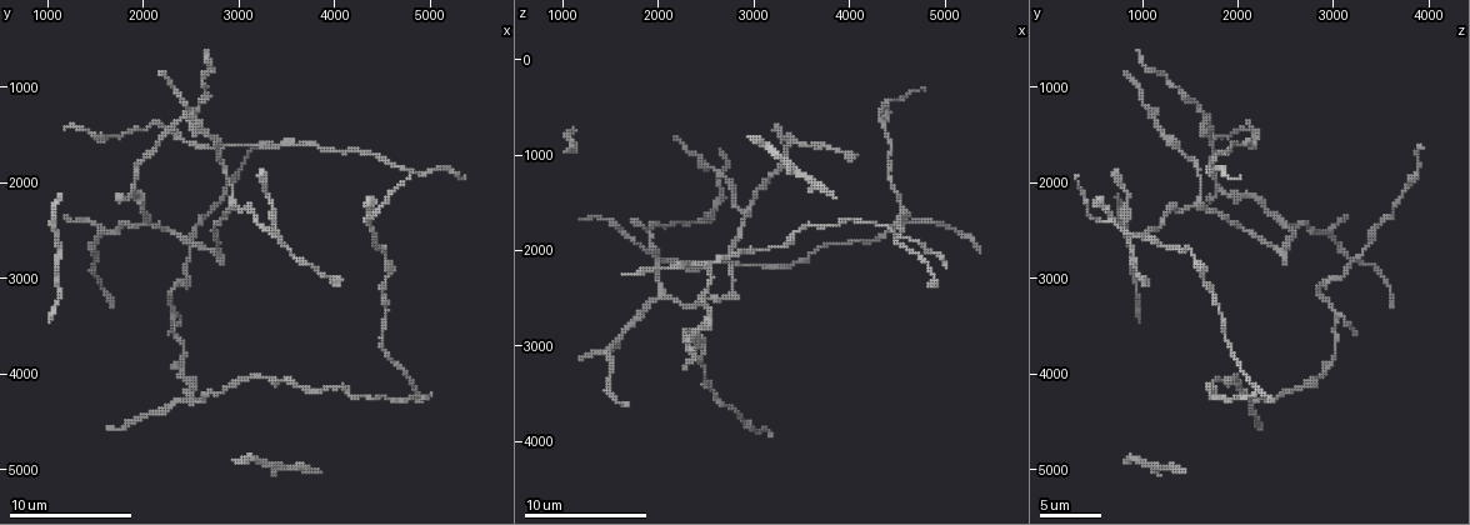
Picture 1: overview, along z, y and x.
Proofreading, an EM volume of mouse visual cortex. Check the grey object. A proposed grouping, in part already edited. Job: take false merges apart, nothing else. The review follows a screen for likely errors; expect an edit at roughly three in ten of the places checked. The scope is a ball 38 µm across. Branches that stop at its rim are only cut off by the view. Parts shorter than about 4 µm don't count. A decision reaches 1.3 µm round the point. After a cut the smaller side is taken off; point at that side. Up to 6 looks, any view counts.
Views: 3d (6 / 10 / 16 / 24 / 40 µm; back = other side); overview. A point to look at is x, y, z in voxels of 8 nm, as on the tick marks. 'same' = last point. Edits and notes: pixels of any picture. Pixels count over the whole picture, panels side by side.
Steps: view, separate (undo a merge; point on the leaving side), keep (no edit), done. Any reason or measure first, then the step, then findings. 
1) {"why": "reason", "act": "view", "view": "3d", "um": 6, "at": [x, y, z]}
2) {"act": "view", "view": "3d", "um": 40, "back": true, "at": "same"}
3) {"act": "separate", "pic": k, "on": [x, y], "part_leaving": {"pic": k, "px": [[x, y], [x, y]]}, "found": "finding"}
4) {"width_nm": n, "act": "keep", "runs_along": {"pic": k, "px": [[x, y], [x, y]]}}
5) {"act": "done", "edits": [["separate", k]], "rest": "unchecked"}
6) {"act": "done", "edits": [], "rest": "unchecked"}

{"why": "three arms meet", "act": "view", "view": "3d", "um": 16, "at": [4320, 2400, 620]}

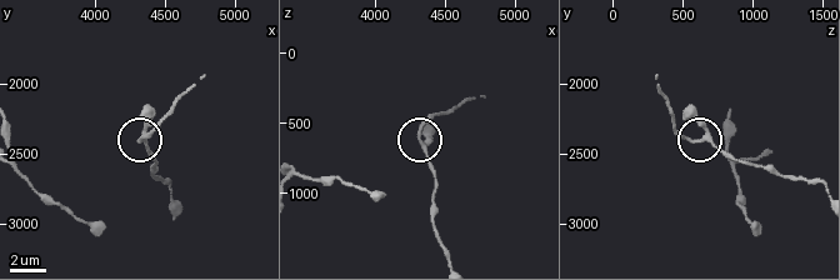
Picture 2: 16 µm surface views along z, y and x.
{"width_nm": 160, "act": "keep", "found": "all the same cell"}

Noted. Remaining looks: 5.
{"act": "view", "view": "3d", "um": 16, "at": [3440, 2580, 820]}

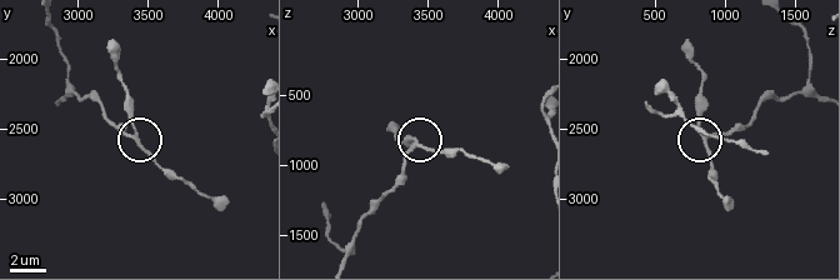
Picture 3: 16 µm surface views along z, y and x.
{"side_arm_um": 6, "act": "keep", "runs_along": {"pic": 3, "px": [[819, 100], [775, 98], [743, 126], [703, 136], [699, 99]]}, "found": "continuous, no second cell"}

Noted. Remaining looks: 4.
{"why": "two arms in line, one across", "act": "view", "view": "3d", "um": 10, "at": [2760, 2680, 2400]}

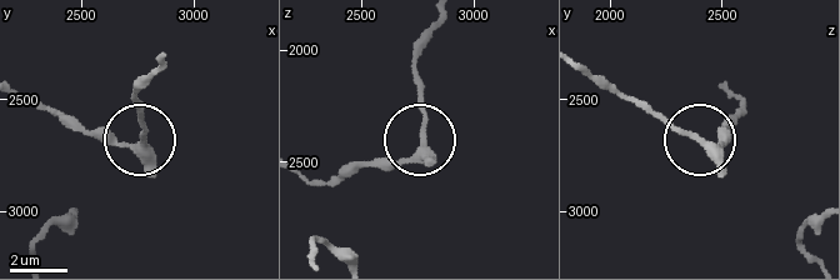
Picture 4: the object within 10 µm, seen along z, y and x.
{"act": "keep", "runs_along": {"pic": 4, "px": [[354, 171], [416, 149], [423, 135], [423, 88]]}, "found": "all the same cell"}

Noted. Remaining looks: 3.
{"act": "done", "edits": [], "rest": "unchecked"}

